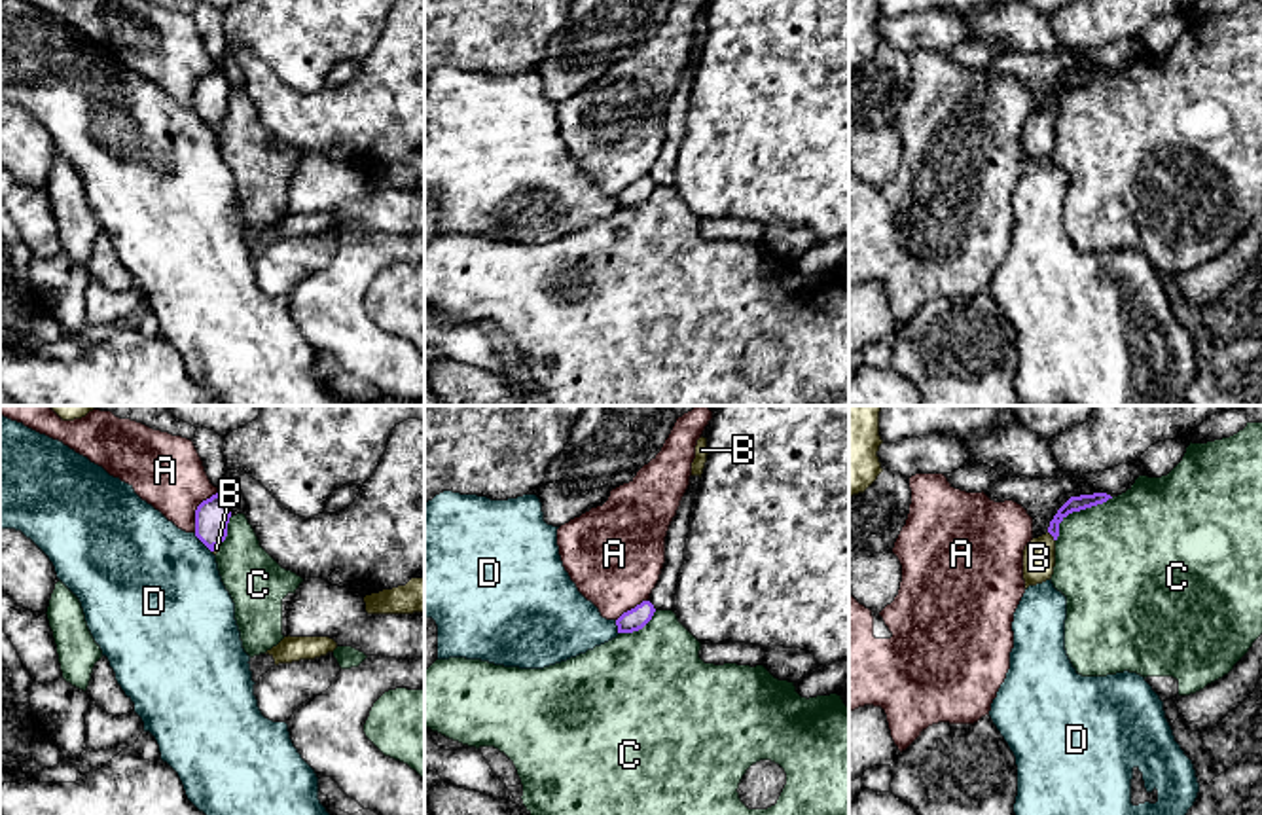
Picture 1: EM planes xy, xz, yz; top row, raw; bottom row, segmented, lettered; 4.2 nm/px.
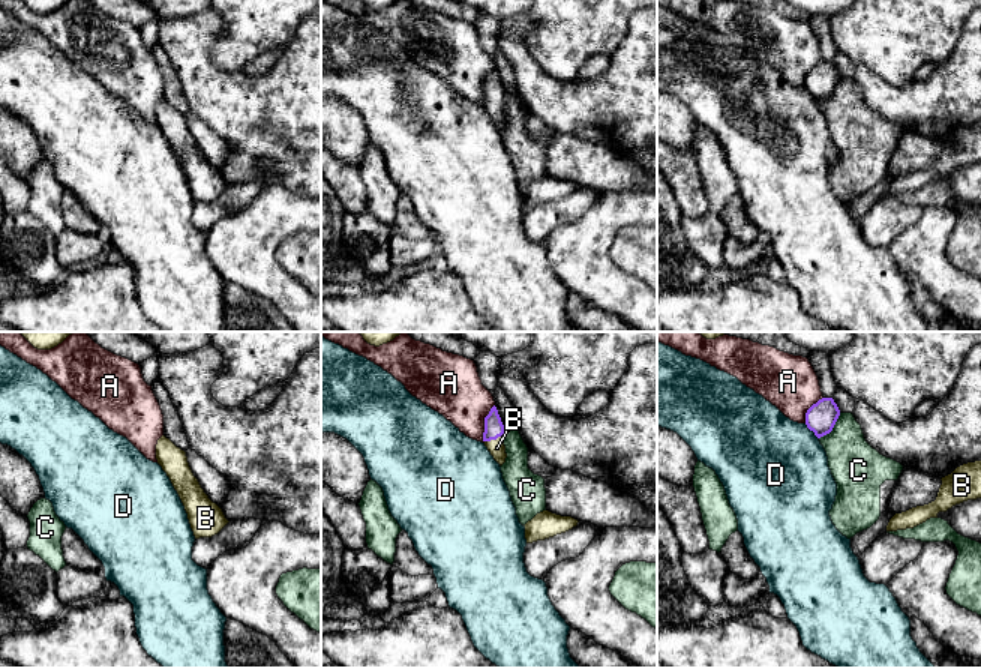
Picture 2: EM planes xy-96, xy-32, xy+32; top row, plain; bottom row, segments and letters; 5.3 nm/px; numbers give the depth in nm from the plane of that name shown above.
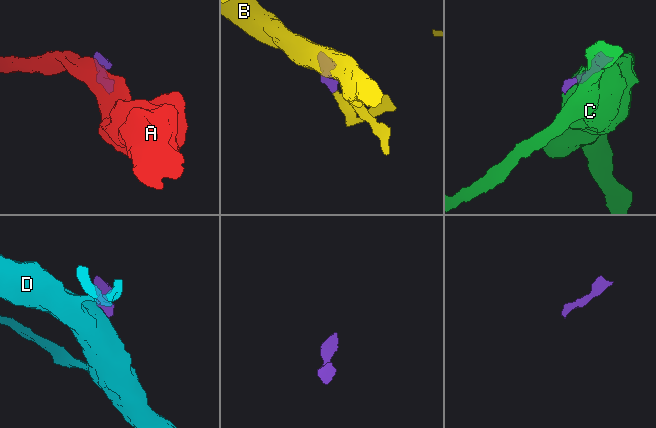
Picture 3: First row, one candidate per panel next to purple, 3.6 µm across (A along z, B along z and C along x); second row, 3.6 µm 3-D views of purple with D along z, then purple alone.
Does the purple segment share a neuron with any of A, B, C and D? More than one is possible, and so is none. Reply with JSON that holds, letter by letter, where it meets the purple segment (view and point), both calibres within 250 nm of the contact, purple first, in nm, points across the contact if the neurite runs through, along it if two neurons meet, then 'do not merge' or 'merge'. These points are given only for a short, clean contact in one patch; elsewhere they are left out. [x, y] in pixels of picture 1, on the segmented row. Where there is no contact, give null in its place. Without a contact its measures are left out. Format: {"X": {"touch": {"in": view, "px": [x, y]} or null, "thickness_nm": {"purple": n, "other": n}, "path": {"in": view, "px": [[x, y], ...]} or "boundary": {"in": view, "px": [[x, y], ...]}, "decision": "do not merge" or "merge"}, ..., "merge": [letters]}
{"A": {"touch": {"in": "xy", "px": [196, 510]}, "thickness_nm": {"purple": 140, "other": 320}, "boundary": {"in": "xy", "px": [[216, 491], [198, 507], [194, 531]]}, "decision": "do not merge"}, "B": {"touch": {"in": "yz", "px": [1052, 535]}, "thickness_nm": {"purple": 60, "other": 140}, "path": {"in": "yz", "px": [[1084, 501], [1058, 518], [1052, 535], [1039, 558]]}, "decision": "merge"}, "C": {"touch": {"in": "yz", "px": [1077, 510]}, "thickness_nm": {"purple": 60, "other": 460}, "decision": "do not merge"}, "D": {"touch": {"in": "xy", "px": [201, 541]}, "thickness_nm": {"purple": 140, "other": 500}, "decision": "do not merge"}, "merge": ["B"]}

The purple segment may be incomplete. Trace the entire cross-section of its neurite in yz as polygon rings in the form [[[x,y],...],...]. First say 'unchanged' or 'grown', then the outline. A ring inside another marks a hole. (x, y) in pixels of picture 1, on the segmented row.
grown; [[[1107,493],[1071,497],[1050,521],[1048,533],[1033,538],[1023,550],[1023,580],[1029,586],[1042,584],[1052,578],[1055,567],[1055,540],[1059,536],[1059,523],[1073,512],[1080,512],[1112,498]]]

